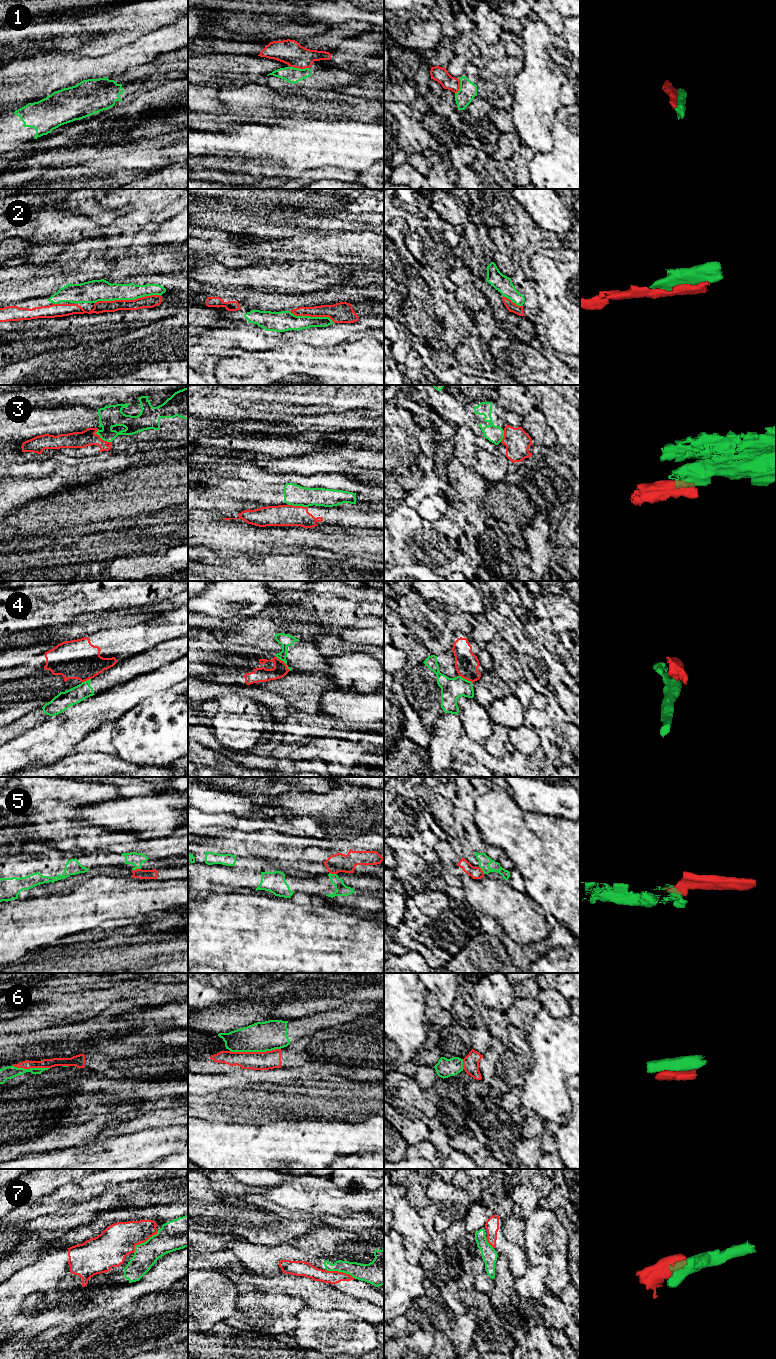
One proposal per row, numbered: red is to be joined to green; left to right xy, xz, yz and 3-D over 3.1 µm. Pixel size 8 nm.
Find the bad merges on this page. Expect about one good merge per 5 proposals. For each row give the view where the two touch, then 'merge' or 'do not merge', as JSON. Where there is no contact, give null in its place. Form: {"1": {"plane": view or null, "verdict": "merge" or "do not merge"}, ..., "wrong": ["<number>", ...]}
{"1": {"plane": "xz", "verdict": "do not merge"}, "2": {"plane": "xy", "verdict": "merge"}, "3": {"plane": "xy", "verdict": "do not merge"}, "4": {"plane": "xz", "verdict": "do not merge"}, "5": {"plane": "xy", "verdict": "do not merge"}, "6": {"plane": "xz", "verdict": "do not merge"}, "7": {"plane": "xy", "verdict": "do not merge"}, "wrong": ["1", "3", "4", "5", "6", "7"]}

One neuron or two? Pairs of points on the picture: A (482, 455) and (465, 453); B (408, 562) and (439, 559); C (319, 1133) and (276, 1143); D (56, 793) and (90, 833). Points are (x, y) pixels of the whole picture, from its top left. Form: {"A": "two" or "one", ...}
{"A": "two", "B": "two", "C": "one", "D": "one"}

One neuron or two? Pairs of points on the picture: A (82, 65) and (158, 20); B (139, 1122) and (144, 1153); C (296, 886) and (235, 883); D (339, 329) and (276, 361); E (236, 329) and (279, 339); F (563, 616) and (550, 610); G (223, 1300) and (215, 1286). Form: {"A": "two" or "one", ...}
{"A": "two", "B": "two", "C": "one", "D": "two", "E": "one", "F": "one", "G": "one"}

